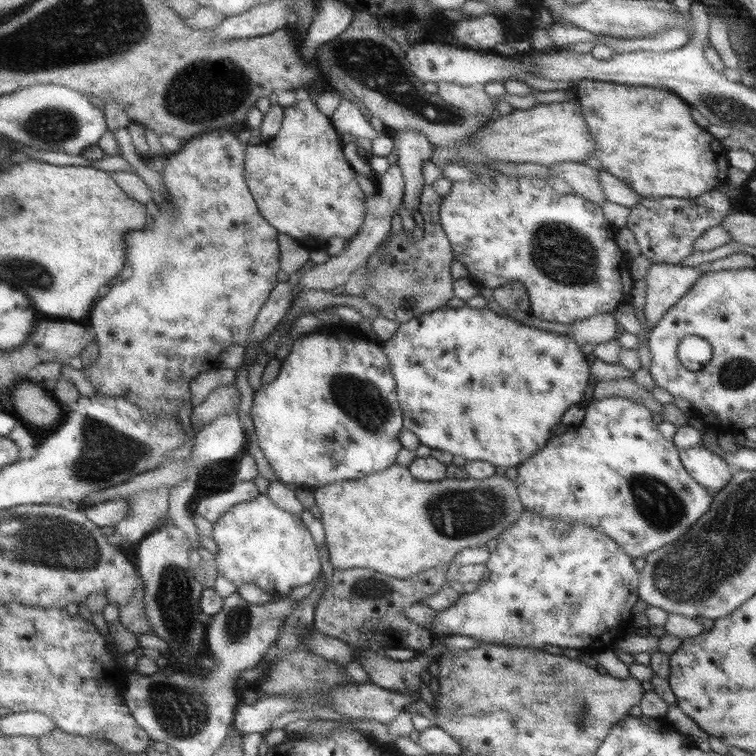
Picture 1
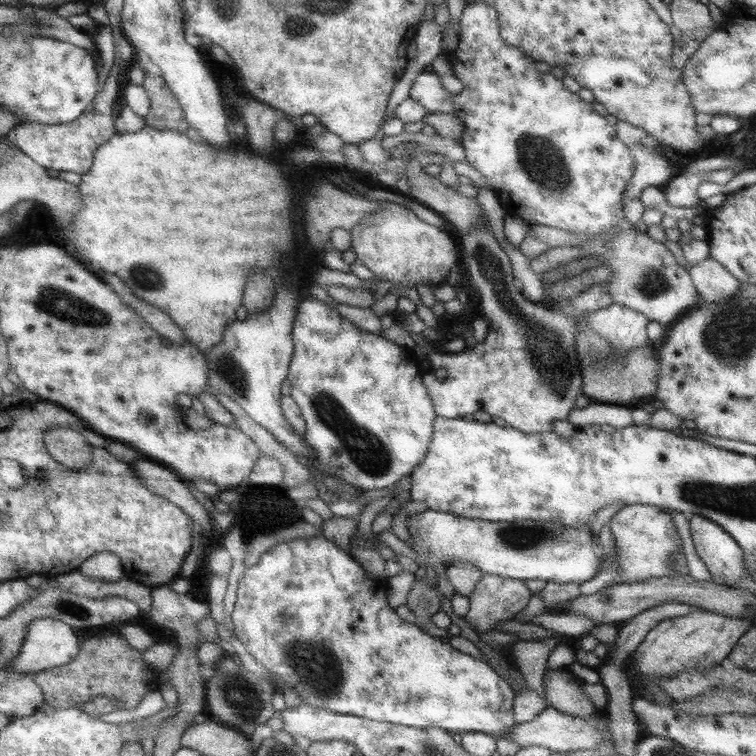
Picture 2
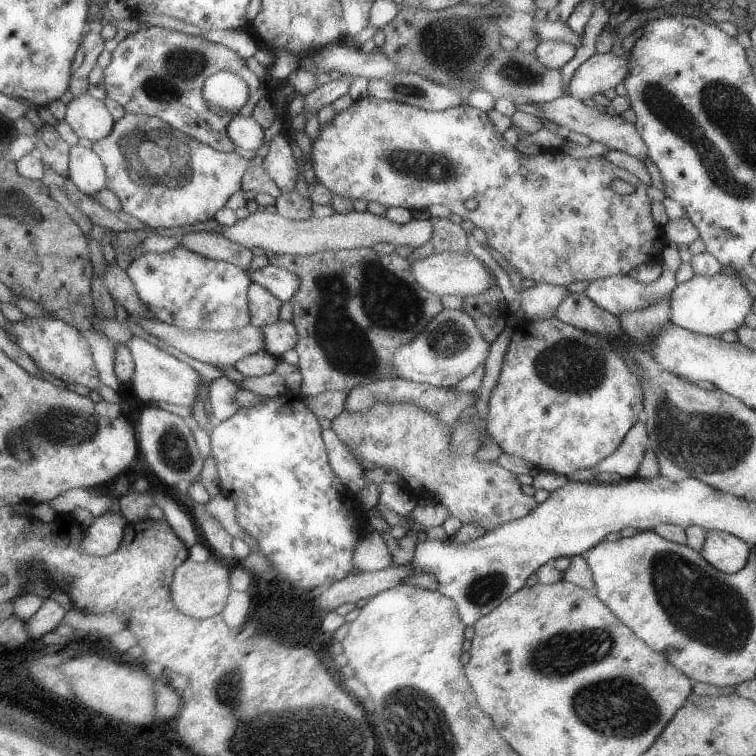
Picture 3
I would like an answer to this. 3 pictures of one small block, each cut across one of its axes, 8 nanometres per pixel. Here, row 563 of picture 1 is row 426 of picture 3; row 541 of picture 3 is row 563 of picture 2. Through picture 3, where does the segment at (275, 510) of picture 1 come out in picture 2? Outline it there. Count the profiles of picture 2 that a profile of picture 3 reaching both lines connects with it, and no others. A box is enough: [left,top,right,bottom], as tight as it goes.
[232,534,518,738]

